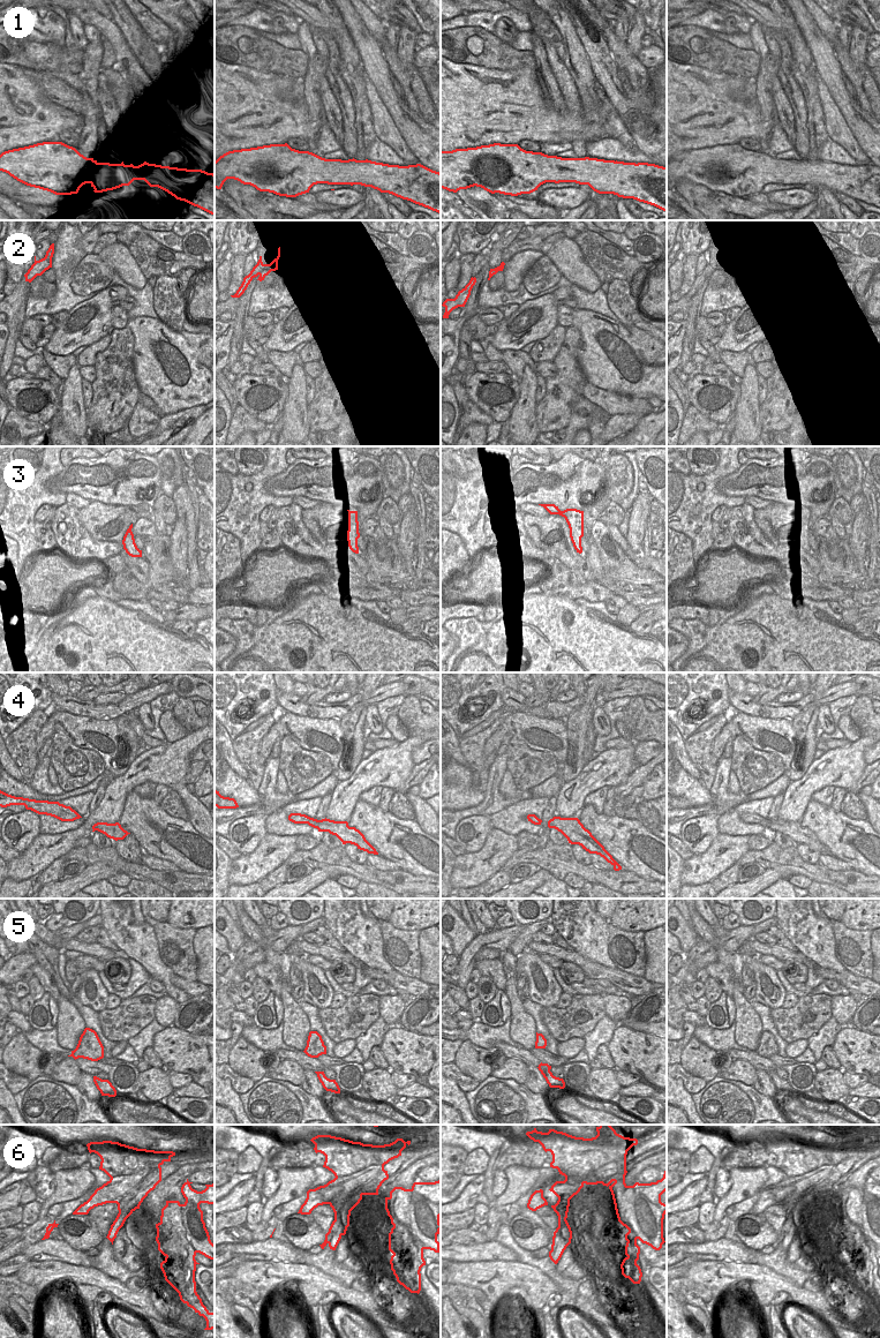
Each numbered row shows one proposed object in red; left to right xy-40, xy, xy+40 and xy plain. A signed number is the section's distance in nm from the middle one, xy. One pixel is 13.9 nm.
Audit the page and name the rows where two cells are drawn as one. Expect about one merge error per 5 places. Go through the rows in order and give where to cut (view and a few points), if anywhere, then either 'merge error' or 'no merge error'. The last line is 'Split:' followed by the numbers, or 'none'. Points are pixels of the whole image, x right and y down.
1: no cut; no merge error
2: no cut; no merge error
3: no cut; no merge error
4: no cut; no merge error
5: no cut; no merge error
6: cut in xy along (381, 1165), (374, 1178), (347, 1197), (335, 1218); merge error
Split: 6

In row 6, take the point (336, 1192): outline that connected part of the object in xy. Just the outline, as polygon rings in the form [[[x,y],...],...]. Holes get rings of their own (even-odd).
[[[373,1166],[366,1173],[355,1173],[347,1177],[336,1177],[324,1186],[307,1192],[307,1198],[298,1213],[310,1215],[318,1205],[329,1204],[336,1215],[340,1212],[345,1201],[358,1188],[373,1180],[379,1173],[382,1166]]]

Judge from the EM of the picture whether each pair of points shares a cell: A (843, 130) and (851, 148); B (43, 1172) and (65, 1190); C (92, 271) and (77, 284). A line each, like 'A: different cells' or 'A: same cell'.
A: same cell
B: different cells
C: same cell

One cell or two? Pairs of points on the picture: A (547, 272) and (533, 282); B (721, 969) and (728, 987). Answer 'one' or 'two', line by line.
A: one
B: one

